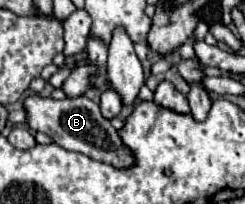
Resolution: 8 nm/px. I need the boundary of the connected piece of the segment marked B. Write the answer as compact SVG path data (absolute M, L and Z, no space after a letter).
M28 96L24 100L24 108L28 112L28 126L36 132L48 134L58 146L66 150L74 150L80 154L90 156L92 160L110 164L118 170L134 166L136 158L134 152L122 142L120 134L112 128L110 120L102 118L100 108L90 98L64 98L64 100L52 100L52 98L40 98L40 96Z

